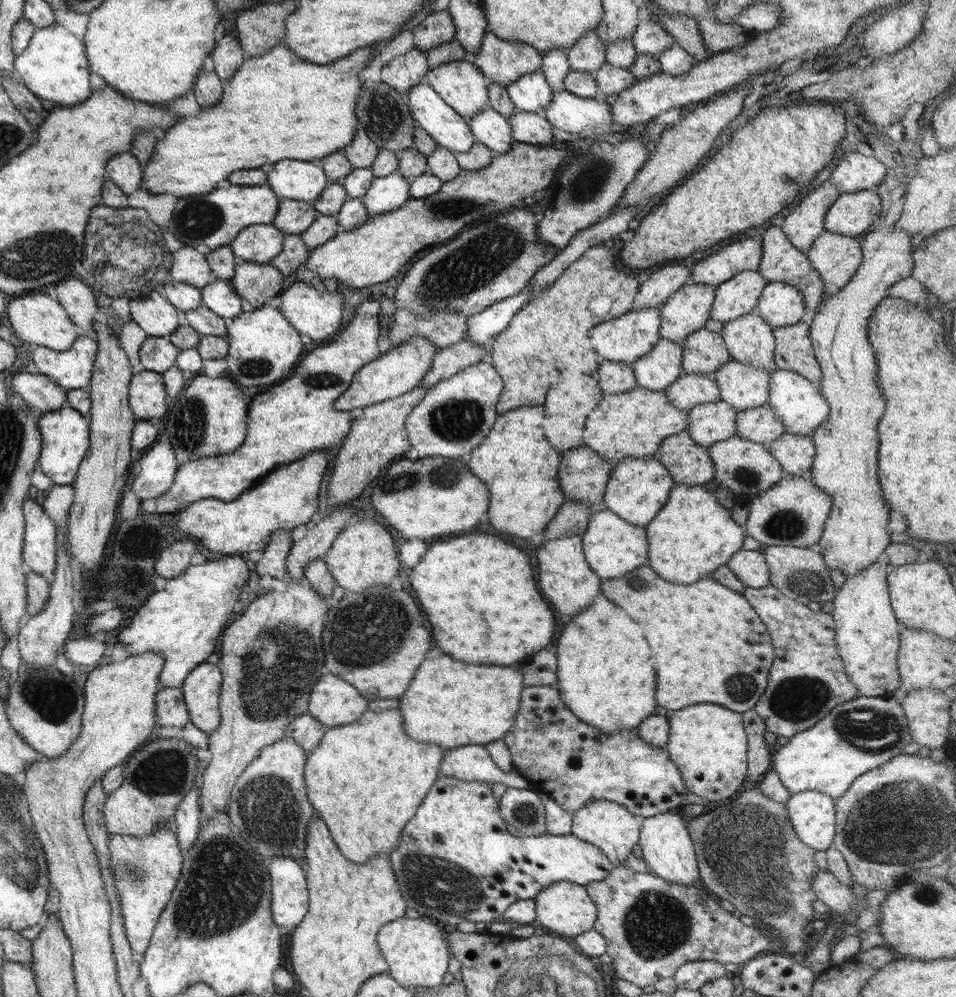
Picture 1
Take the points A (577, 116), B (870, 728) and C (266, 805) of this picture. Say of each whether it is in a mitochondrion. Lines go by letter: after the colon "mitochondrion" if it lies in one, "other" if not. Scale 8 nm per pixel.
A: other
B: mitochondrion
C: mitochondrion

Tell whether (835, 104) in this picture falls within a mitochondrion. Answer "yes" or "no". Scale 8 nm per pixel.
no

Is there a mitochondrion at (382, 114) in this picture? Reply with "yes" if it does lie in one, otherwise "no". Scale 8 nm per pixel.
yes

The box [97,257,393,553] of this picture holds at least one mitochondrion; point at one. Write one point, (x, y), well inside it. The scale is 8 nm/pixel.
(189, 422)

